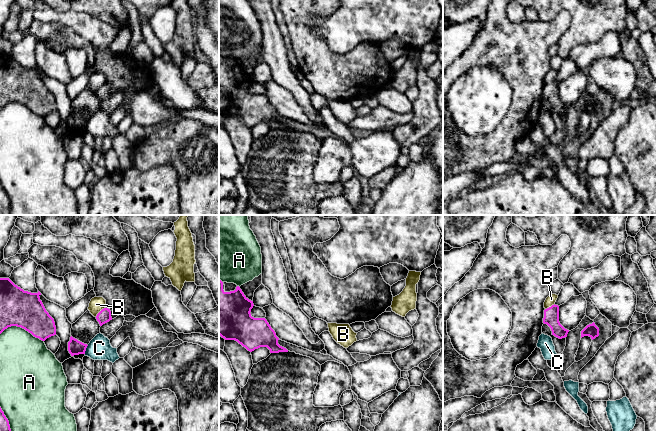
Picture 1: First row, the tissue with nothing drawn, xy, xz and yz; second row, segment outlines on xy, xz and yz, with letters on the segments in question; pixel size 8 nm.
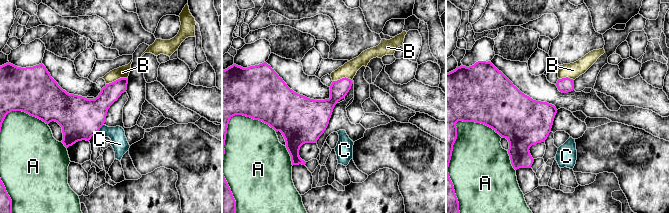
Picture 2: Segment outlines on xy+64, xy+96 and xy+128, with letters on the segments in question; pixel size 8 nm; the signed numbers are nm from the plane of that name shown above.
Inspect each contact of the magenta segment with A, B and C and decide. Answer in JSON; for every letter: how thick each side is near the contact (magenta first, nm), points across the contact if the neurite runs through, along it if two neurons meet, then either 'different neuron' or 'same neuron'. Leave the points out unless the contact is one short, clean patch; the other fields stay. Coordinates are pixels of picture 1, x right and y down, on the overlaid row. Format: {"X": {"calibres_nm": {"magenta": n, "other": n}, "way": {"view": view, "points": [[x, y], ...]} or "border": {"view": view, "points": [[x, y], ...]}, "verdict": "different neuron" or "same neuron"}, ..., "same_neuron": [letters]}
{"A": {"calibres_nm": {"magenta": 300, "other": 380}, "verdict": "different neuron"}, "B": {"calibres_nm": {"magenta": 110, "other": 120}, "border": {"view": "xy", "points": [[105, 307], [95, 316]]}, "verdict": "different neuron"}, "C": {"calibres_nm": {"magenta": 120, "other": 190}, "verdict": "different neuron"}, "same_neuron": []}

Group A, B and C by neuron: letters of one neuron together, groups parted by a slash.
A / B / C

